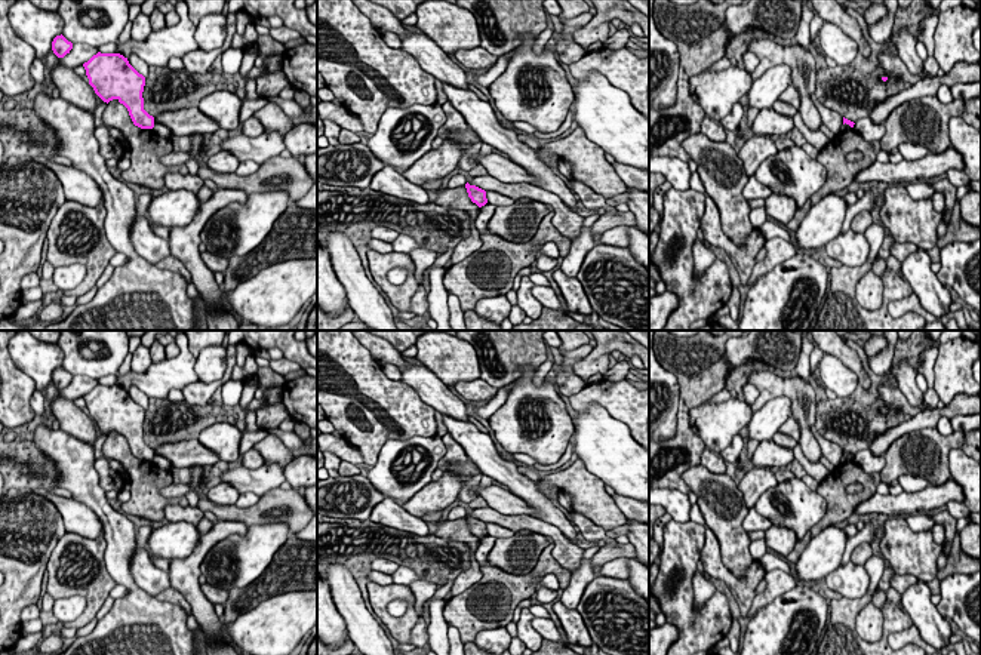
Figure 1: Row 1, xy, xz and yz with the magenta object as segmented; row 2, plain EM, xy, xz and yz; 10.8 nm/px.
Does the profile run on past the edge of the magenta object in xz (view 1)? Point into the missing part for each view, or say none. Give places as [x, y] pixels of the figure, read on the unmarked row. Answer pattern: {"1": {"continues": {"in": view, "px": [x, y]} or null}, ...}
{"1": {"continues": null}}

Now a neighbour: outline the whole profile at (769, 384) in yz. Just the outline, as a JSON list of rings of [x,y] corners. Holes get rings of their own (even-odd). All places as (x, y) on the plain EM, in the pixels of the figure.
[[[757,370],[748,375],[748,384],[753,384],[759,390],[759,397],[751,405],[751,410],[757,412],[769,400],[785,396],[791,402],[791,416],[797,419],[800,425],[799,445],[806,459],[811,462],[819,462],[822,456],[821,446],[811,431],[815,427],[815,390],[808,382],[791,372],[790,376],[781,378],[775,370]]]

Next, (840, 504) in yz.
[[[854,459],[834,467],[817,488],[817,492],[827,501],[824,517],[796,542],[785,560],[796,563],[814,536],[852,516],[861,502],[876,493],[880,482],[880,473],[867,474]]]

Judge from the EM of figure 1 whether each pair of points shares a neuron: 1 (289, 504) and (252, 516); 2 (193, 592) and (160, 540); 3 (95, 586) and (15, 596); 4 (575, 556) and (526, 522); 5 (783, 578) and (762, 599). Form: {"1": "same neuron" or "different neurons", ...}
{"1": "same neuron", "2": "different neurons", "3": "different neurons", "4": "same neuron", "5": "same neuron"}

